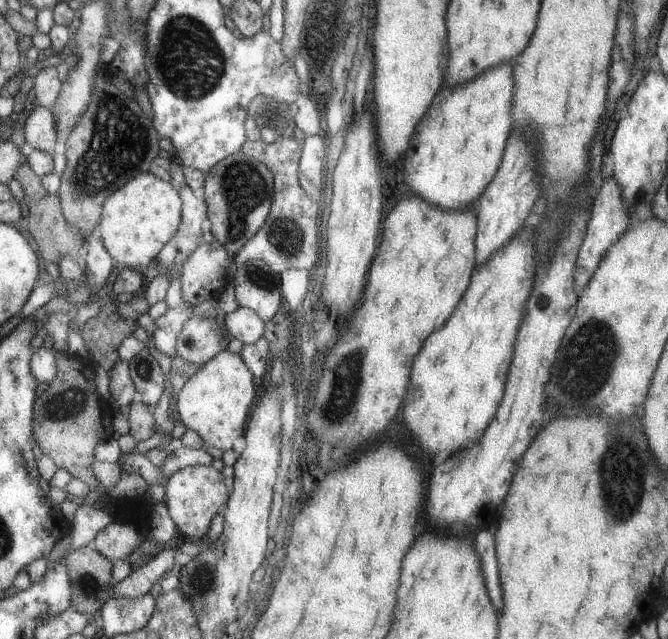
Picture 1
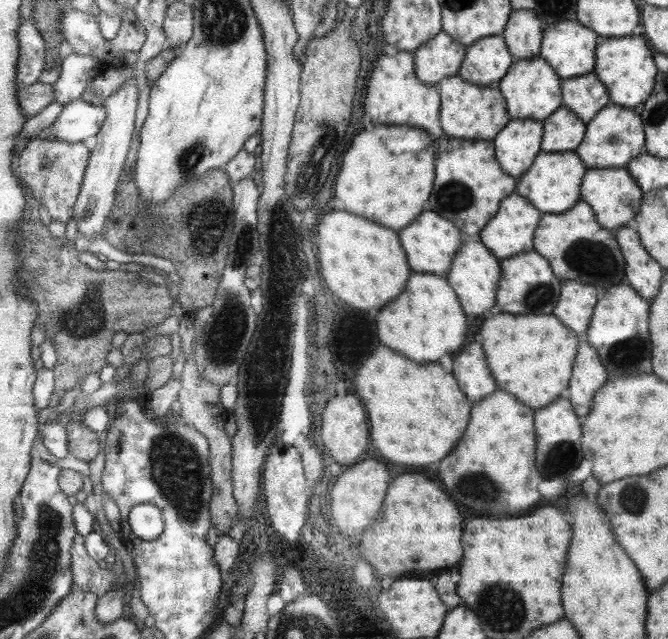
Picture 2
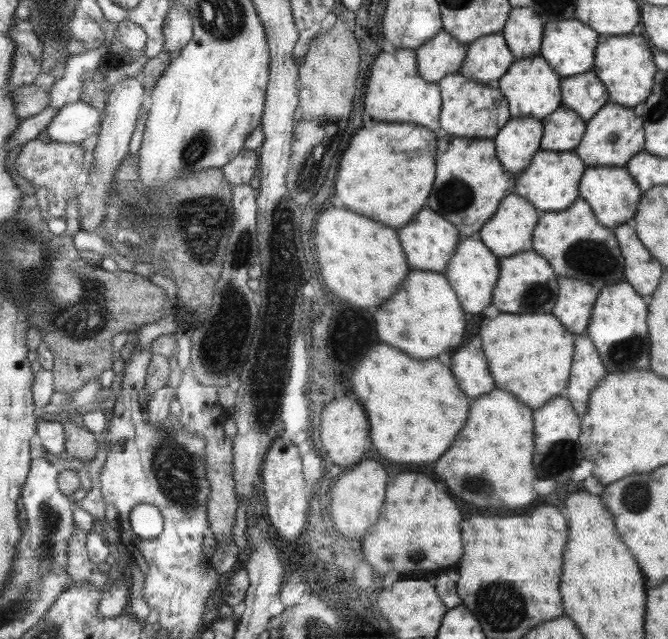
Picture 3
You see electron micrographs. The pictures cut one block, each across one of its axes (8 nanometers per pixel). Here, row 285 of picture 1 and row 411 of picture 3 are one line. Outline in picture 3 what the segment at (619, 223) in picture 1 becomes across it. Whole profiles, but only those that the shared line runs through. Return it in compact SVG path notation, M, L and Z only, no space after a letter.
M585 334L577 336L577 340L575 364L571 364L571 384L567 384L567 400L571 400L575 413L581 417L587 411L590 391L607 372L593 342Z

